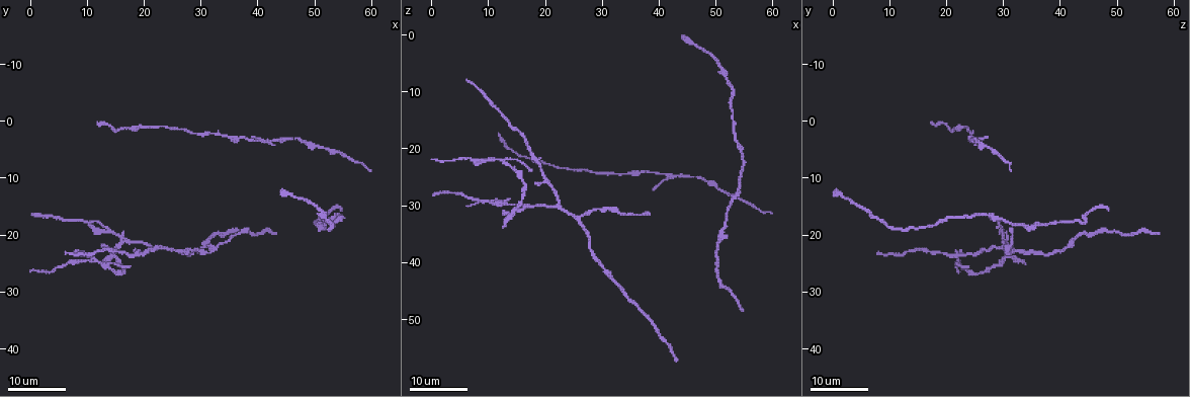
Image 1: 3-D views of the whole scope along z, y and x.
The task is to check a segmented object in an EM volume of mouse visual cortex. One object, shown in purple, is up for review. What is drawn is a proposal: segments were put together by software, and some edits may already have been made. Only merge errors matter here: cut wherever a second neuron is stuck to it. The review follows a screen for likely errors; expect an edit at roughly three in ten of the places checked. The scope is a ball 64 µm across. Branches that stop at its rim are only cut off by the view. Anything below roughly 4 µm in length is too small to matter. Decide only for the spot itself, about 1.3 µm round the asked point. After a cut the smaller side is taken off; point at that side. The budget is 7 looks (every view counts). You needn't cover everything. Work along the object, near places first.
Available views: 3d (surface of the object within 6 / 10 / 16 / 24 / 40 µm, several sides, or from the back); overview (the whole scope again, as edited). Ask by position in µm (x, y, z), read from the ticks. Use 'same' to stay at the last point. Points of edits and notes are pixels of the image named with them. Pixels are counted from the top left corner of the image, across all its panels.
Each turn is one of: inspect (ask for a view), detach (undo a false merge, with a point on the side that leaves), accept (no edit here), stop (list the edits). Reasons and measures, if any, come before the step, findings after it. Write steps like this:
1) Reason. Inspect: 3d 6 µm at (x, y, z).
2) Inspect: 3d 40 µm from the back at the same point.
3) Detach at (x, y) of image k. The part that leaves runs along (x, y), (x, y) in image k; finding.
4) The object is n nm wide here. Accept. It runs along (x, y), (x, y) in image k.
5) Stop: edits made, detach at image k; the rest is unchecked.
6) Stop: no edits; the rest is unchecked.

Calibre changes. Inspect: 3d 16 µm at (50.0, 4.5, 26.5).

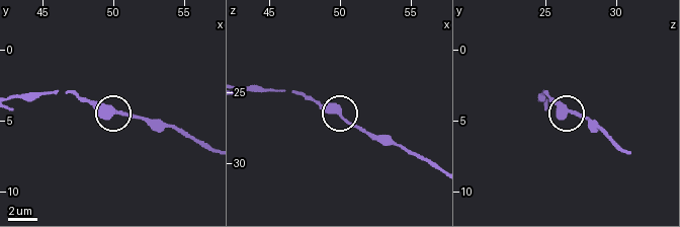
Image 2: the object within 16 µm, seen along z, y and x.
Closer look. Inspect: 3d 10 µm at (50.2, 4.4, 26.6).

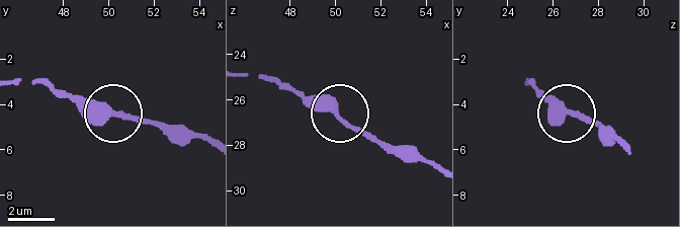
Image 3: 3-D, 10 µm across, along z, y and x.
Accept. All the same neuron.

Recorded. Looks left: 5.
Thick turns thin. Inspect: 3d 24 µm at (33.5, 22.0, 31.0).

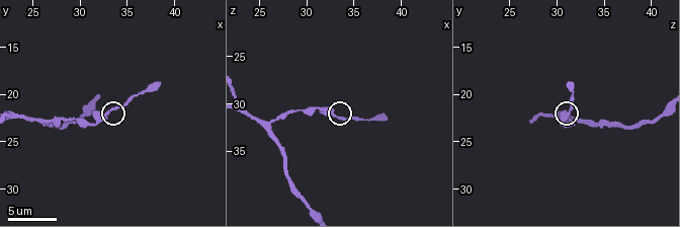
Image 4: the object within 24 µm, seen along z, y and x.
Closer look. Inspect: 3d 10 µm at (32.8, 21.8, 31.2).

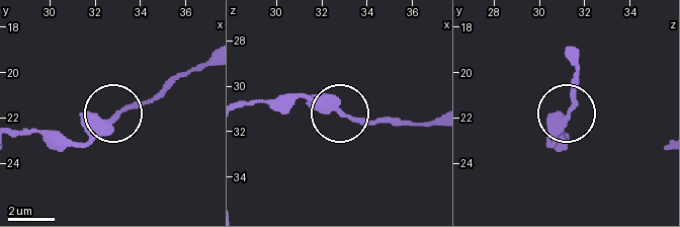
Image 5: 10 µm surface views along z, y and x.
The object is 190 nm wide here. Accept. It runs along (576, 51), (576, 95), (546, 144) in image 5; continuous, no second neuron.

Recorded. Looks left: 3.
Inspect: 3d 24 µm at (51.0, 19.0, 34.5).

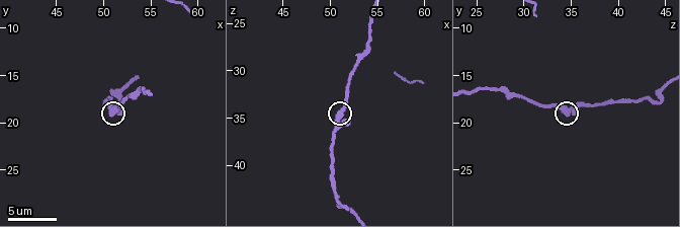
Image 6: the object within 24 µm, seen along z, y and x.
Inspect: 3d 6 µm at (51.2, 18.8, 35.0).

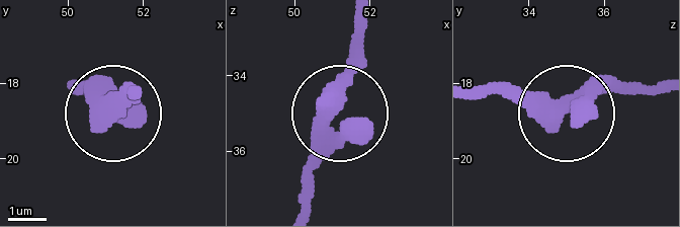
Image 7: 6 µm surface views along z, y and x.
The side arm is 16 µm long. Accept. Continuous, no second neuron.

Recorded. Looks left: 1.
Stop: no edits; the rest is unchecked.

